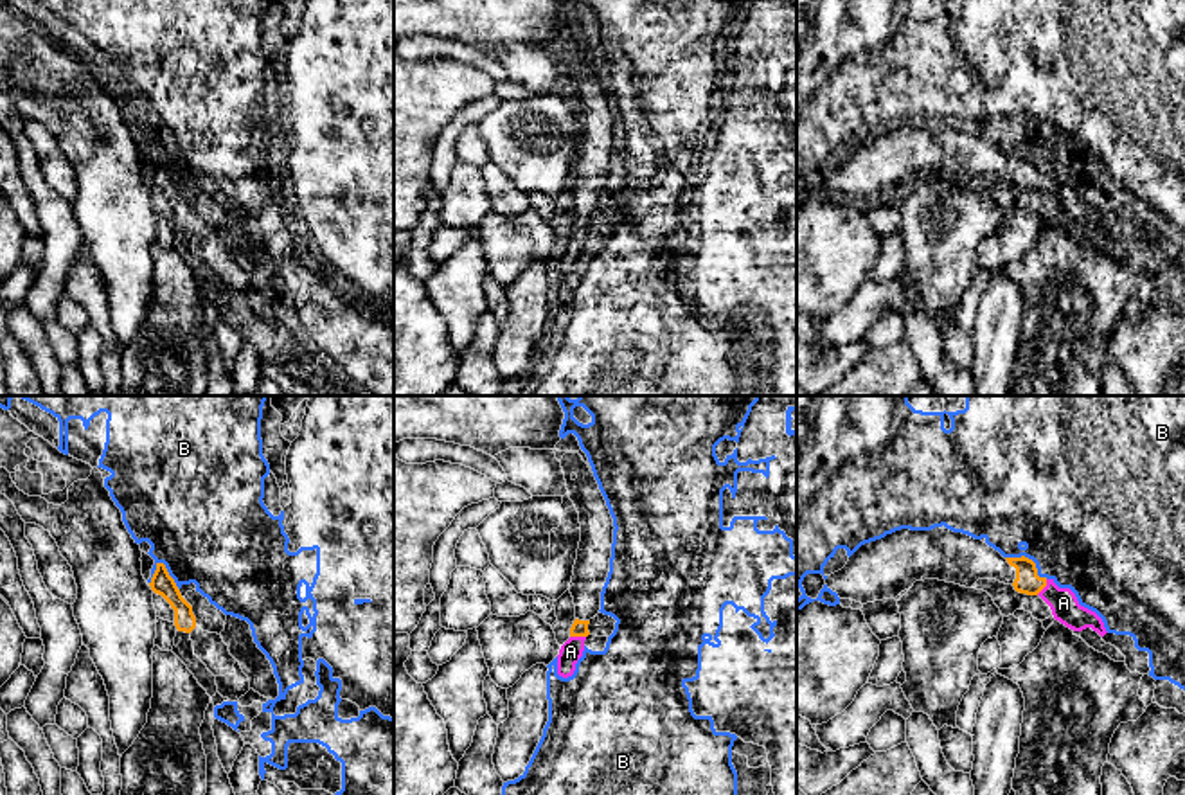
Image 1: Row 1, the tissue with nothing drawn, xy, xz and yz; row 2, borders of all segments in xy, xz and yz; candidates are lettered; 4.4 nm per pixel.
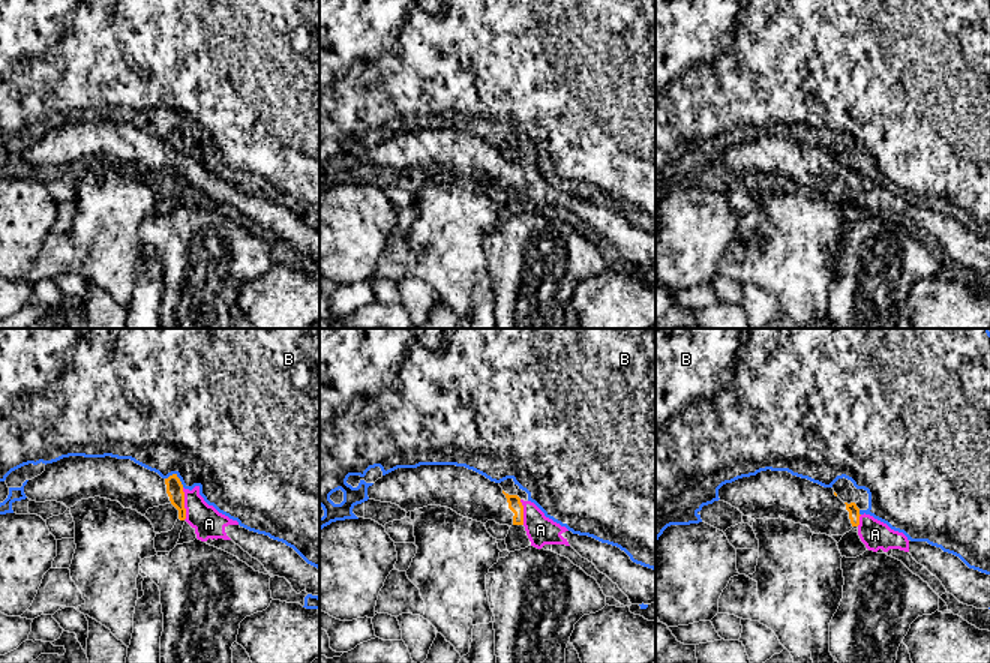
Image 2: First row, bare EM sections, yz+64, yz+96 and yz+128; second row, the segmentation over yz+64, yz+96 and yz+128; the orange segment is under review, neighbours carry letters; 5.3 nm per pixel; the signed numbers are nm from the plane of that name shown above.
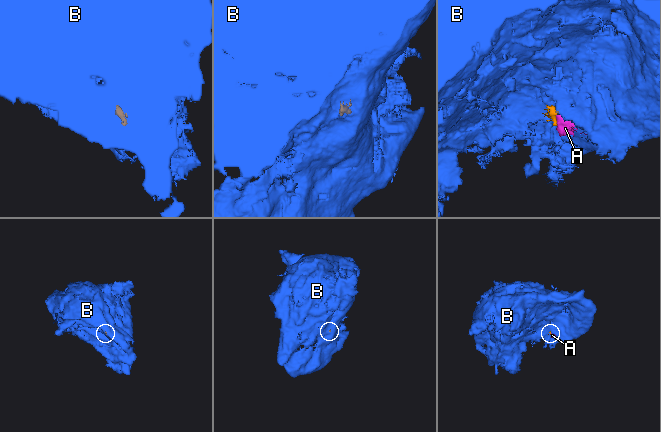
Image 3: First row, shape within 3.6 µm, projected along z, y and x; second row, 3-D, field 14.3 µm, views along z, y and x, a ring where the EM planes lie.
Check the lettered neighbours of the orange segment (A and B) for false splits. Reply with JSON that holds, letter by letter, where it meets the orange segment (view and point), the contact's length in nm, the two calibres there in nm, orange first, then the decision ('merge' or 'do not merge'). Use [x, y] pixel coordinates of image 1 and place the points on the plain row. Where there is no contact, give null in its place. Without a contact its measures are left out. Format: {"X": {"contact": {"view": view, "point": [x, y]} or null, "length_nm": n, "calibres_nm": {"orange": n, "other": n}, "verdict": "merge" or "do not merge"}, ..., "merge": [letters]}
{"A": {"contact": {"view": "xz", "point": [578, 232]}, "length_nm": 70, "calibres_nm": {"orange": 80, "other": 100}, "verdict": "merge"}, "B": {"contact": {"view": "xy", "point": [168, 169]}, "length_nm": 160, "calibres_nm": {"orange": 100, "other": 480}, "verdict": "do not merge"}, "merge": ["A"]}

